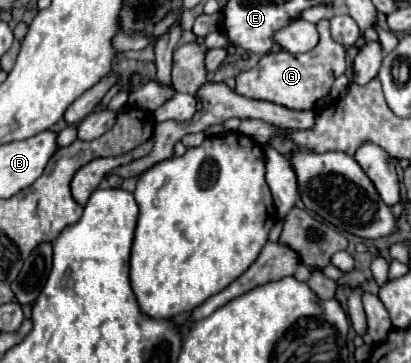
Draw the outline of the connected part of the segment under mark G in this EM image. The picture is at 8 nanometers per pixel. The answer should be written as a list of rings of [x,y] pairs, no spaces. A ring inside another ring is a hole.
[[[322,19],[320,21],[320,43],[312,51],[304,55],[294,55],[288,51],[262,55],[260,61],[252,69],[236,75],[236,93],[244,97],[256,97],[256,99],[280,103],[290,109],[312,109],[318,99],[330,93],[334,79],[340,77],[344,69],[346,69],[344,47],[330,37],[328,21]]]

